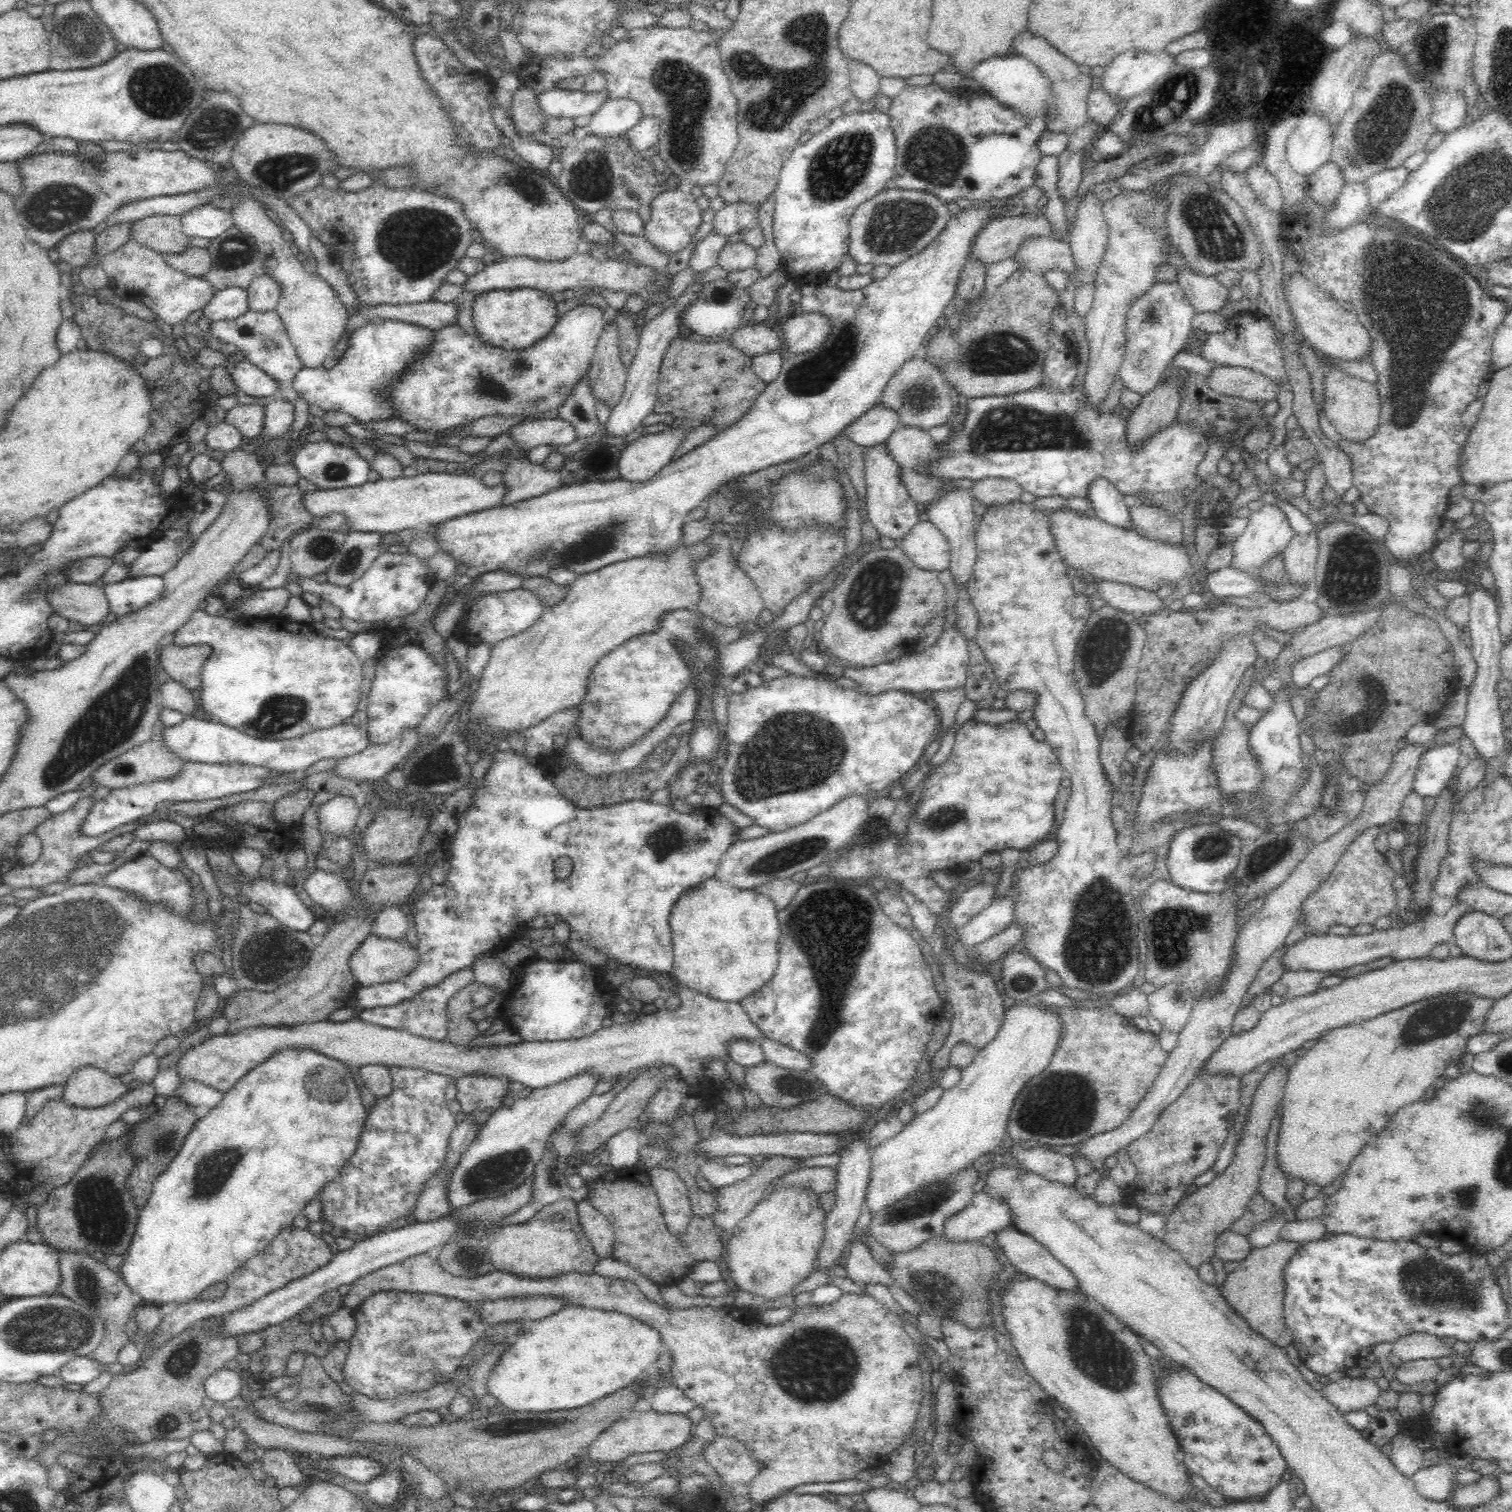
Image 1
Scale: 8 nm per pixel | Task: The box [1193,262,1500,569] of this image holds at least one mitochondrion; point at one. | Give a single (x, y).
(1406, 403)

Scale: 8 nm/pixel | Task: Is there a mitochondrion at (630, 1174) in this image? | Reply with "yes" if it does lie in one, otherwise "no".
no

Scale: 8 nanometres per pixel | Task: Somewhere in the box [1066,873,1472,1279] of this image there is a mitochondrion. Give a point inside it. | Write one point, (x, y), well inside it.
(1174, 928)

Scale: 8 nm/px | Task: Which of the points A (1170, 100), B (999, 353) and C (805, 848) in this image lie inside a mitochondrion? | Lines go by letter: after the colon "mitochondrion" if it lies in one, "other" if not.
A: mitochondrion
B: mitochondrion
C: mitochondrion

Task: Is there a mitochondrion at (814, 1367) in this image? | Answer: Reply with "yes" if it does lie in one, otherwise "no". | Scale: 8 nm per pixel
yes

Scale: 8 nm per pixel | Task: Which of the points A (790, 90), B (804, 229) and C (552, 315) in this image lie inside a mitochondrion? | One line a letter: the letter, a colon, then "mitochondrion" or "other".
A: mitochondrion
B: other
C: other

